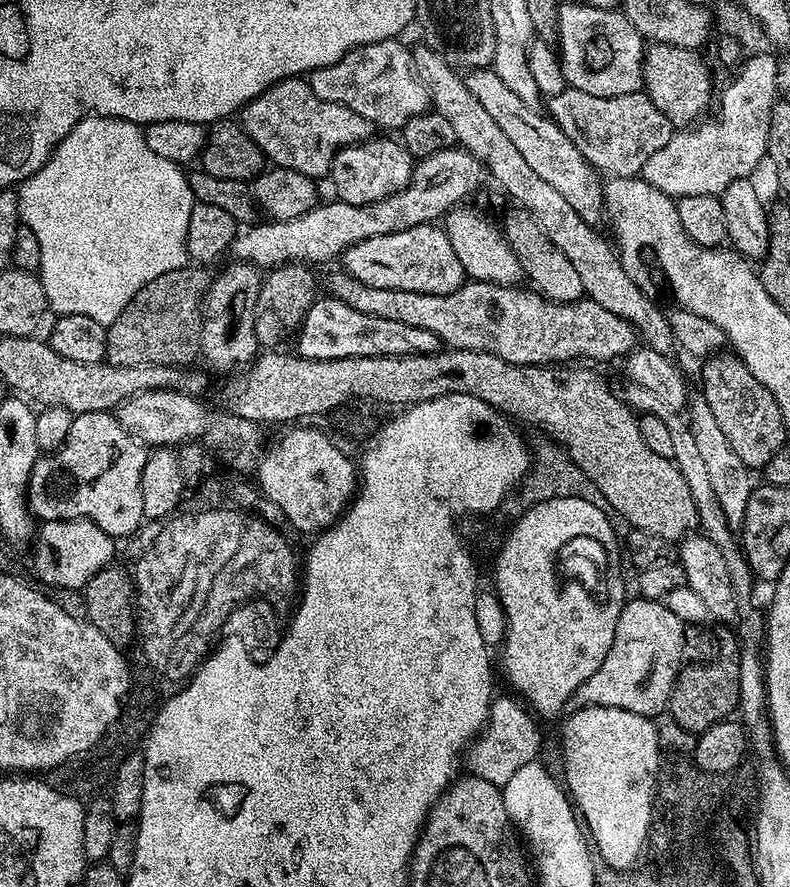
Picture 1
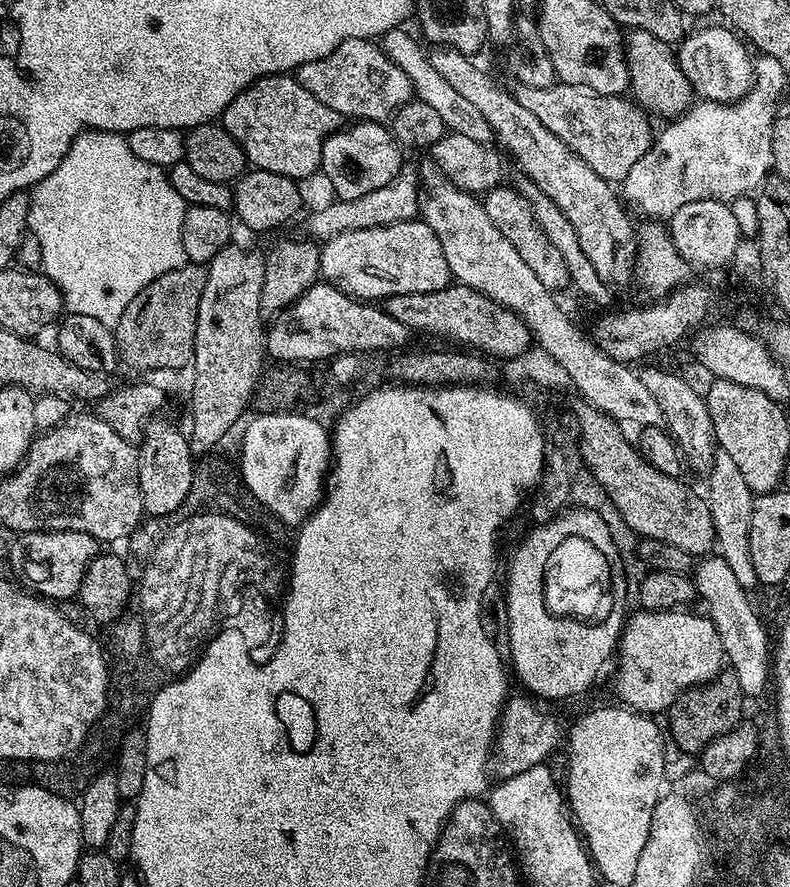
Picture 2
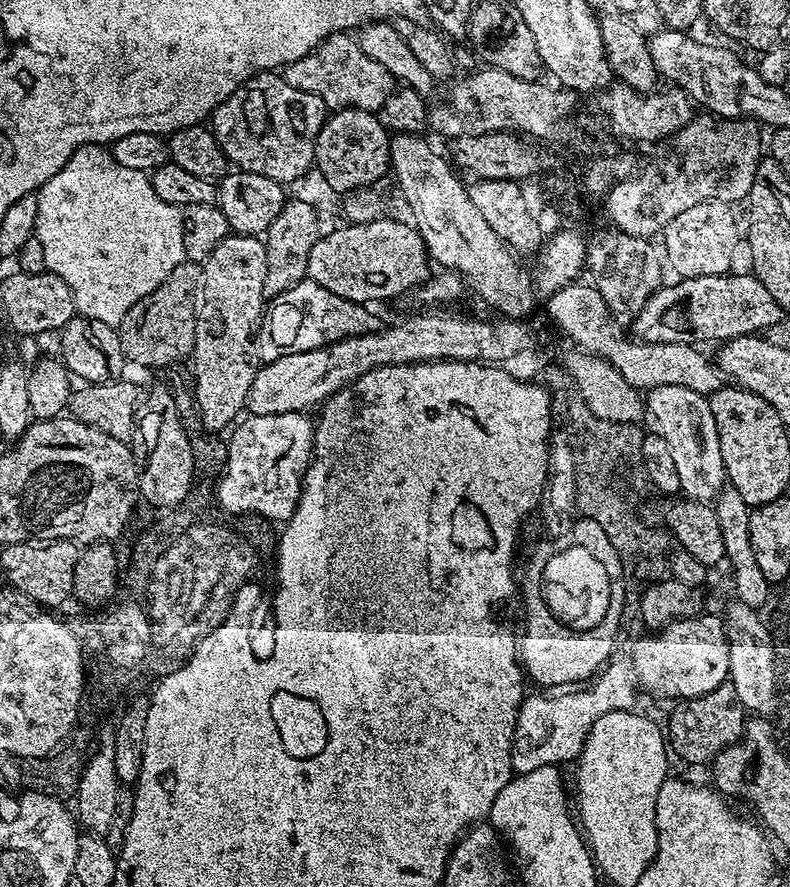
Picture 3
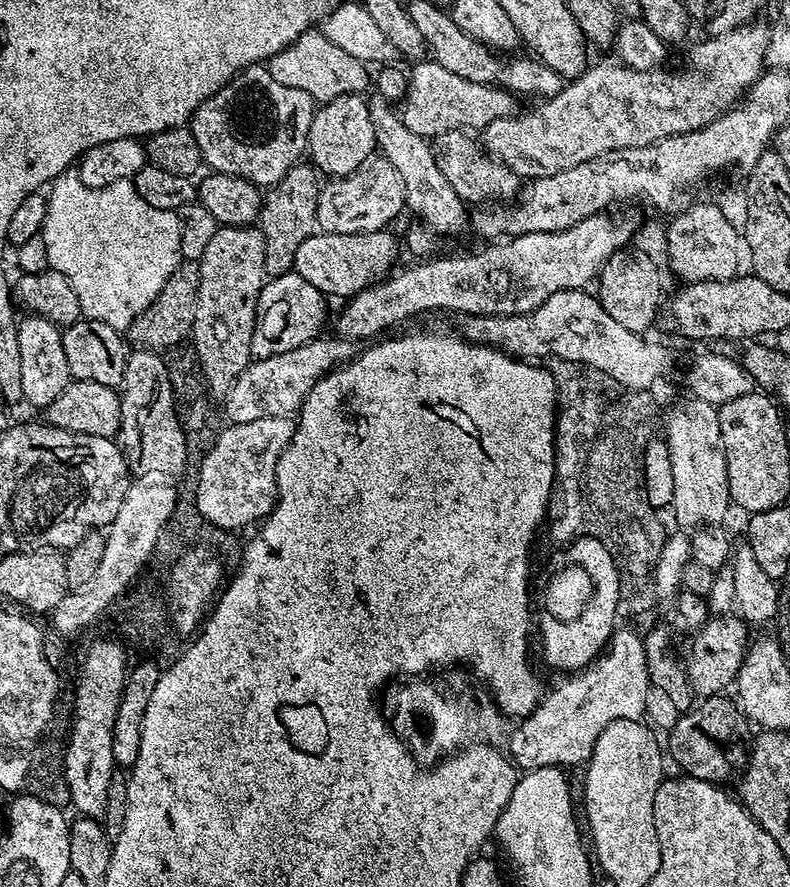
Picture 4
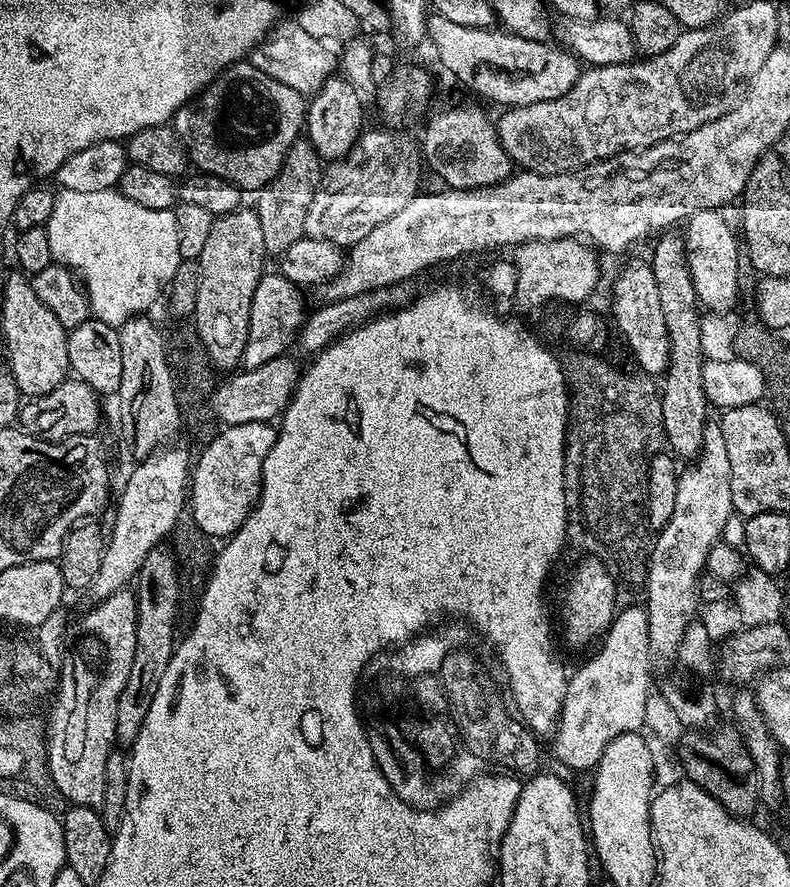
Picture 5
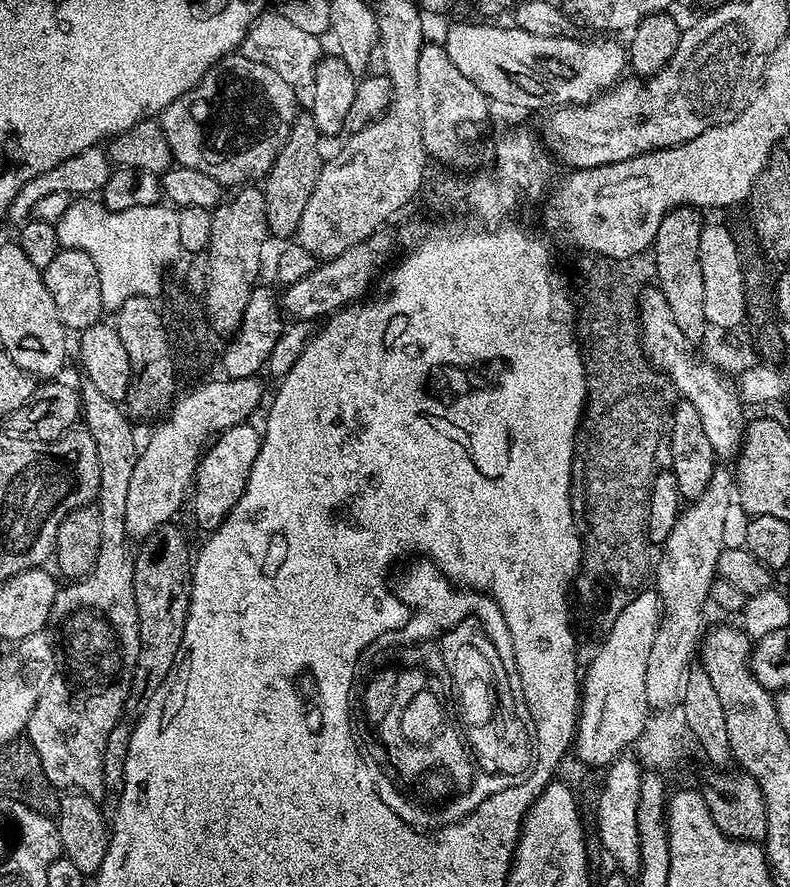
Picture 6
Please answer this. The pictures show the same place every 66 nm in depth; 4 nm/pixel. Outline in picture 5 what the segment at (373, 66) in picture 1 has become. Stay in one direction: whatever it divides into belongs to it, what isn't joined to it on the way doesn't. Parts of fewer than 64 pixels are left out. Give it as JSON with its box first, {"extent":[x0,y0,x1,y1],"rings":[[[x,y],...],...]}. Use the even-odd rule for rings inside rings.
{"extent":[251,22,337,94],"rings":[[[294,22],[282,24],[252,49],[251,64],[262,70],[262,74],[266,74],[271,80],[282,82],[282,86],[290,86],[290,90],[298,90],[302,94],[320,92],[324,83],[337,71],[337,53],[332,53],[328,49],[331,47],[324,40],[314,38],[314,34],[306,34],[306,30],[302,30]]]}

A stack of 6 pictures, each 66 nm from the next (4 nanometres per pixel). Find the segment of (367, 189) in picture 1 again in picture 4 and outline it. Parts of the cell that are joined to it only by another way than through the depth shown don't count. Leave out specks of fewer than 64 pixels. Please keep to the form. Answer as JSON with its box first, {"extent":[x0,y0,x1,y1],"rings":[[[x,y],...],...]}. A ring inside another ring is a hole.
{"extent":[307,95,377,178],"rings":[[[363,95],[339,96],[317,107],[310,122],[307,151],[317,173],[324,175],[325,172],[328,178],[354,174],[354,170],[373,159],[377,148],[374,124]]]}

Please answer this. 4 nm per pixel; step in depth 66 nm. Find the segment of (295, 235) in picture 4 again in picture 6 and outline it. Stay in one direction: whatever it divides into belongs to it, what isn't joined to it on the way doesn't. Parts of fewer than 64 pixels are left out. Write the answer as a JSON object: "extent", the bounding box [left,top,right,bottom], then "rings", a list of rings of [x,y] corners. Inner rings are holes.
{"extent":[262,114,326,237],"rings":[[[310,114],[297,115],[274,166],[262,181],[268,230],[273,237],[295,237],[298,222],[302,222],[302,210],[306,210],[306,202],[310,202],[310,194],[314,194],[314,182],[318,182],[318,174],[324,168],[326,156],[320,153],[320,143],[318,122],[314,122]]]}

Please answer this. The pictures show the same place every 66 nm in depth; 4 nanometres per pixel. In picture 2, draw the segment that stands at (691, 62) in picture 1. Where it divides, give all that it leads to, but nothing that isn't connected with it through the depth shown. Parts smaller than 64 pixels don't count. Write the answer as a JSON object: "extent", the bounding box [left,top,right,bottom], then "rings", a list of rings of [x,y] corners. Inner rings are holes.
{"extent":[624,29,694,118],"rings":[[[631,29],[624,41],[624,61],[628,63],[628,82],[635,103],[649,113],[657,112],[664,118],[684,115],[694,100],[692,84],[682,72],[677,60],[677,53],[667,43],[646,30]]]}

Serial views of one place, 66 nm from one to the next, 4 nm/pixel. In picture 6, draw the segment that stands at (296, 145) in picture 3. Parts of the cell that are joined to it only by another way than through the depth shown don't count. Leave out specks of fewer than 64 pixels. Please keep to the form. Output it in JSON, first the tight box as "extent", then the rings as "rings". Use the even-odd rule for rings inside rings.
{"extent":[158,54,298,186],"rings":[[[239,54],[224,56],[201,78],[196,85],[192,87],[186,94],[182,94],[174,102],[170,102],[170,106],[166,106],[160,113],[158,119],[162,130],[166,134],[166,142],[170,142],[170,150],[172,151],[173,161],[181,168],[189,168],[190,170],[202,170],[202,174],[210,174],[210,178],[214,178],[218,183],[231,186],[248,186],[253,182],[263,181],[268,171],[274,166],[274,162],[278,158],[278,154],[282,150],[282,146],[286,142],[286,138],[290,134],[292,124],[296,121],[298,109],[296,109],[297,89],[284,81],[279,74],[274,74],[274,70],[270,70],[270,66],[266,66],[262,62],[250,62],[250,58]]]}

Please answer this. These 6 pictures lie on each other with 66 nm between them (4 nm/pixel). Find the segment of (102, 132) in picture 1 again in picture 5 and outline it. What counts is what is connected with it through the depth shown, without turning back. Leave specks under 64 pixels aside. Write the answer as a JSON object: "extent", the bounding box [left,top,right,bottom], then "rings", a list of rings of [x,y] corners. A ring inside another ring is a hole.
{"extent":[47,188,181,328],"rings":[[[116,188],[93,193],[78,193],[63,189],[55,193],[54,210],[47,222],[50,234],[50,254],[53,261],[71,268],[82,281],[88,297],[91,315],[115,328],[117,321],[124,320],[128,313],[144,307],[155,296],[160,283],[172,274],[176,263],[181,260],[178,250],[178,222],[172,210],[150,210],[130,202]]]}

